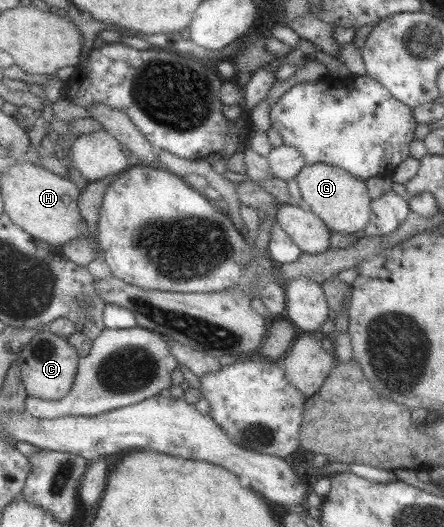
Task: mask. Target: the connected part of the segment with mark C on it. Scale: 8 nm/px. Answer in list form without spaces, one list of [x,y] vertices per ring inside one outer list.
[[[44,329],[34,335],[27,345],[22,347],[17,358],[24,389],[29,396],[41,400],[59,400],[69,392],[73,384],[80,356],[65,338],[52,332]]]

